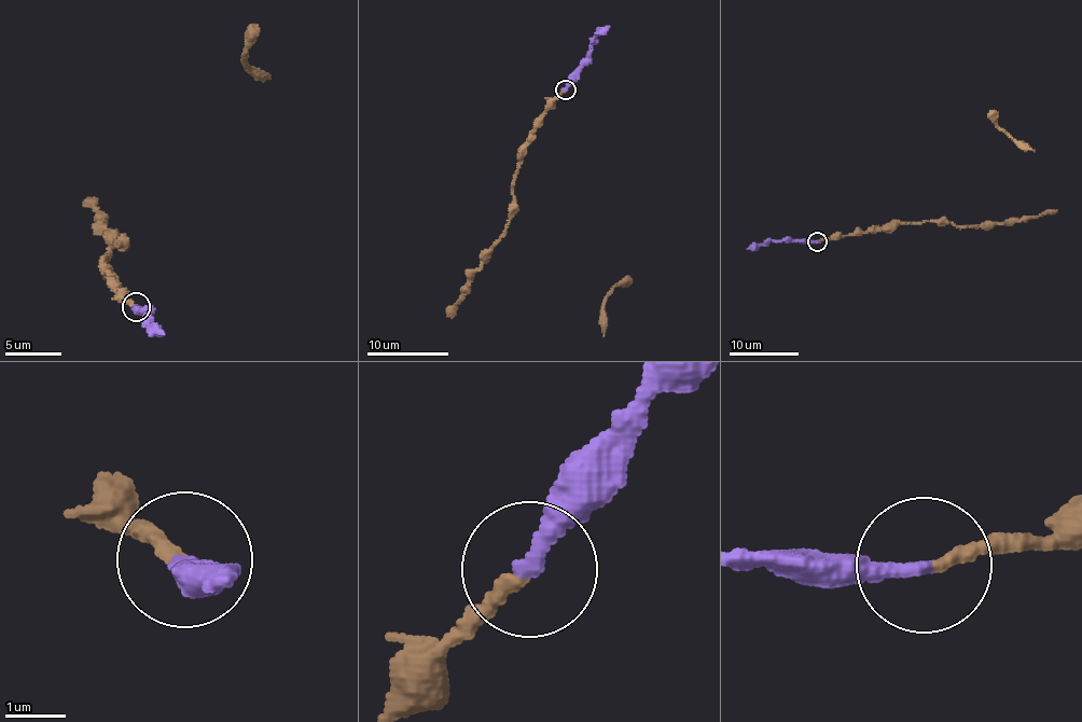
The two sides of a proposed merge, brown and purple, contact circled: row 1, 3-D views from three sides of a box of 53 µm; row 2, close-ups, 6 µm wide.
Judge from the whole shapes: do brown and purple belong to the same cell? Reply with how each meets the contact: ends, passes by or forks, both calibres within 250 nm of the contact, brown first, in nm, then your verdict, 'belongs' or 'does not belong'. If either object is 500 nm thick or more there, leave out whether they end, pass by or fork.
brown ends there; purple ends there; 200 nm thick on the brown side, 280 nm on the other; belongs

